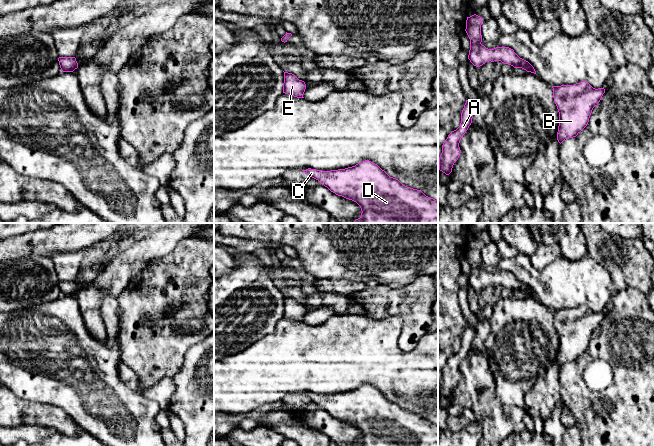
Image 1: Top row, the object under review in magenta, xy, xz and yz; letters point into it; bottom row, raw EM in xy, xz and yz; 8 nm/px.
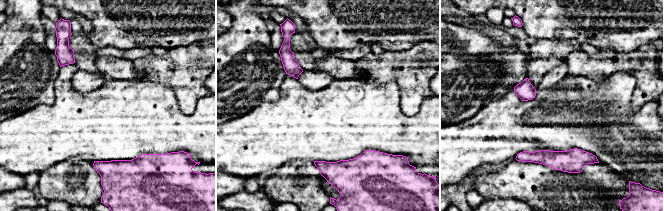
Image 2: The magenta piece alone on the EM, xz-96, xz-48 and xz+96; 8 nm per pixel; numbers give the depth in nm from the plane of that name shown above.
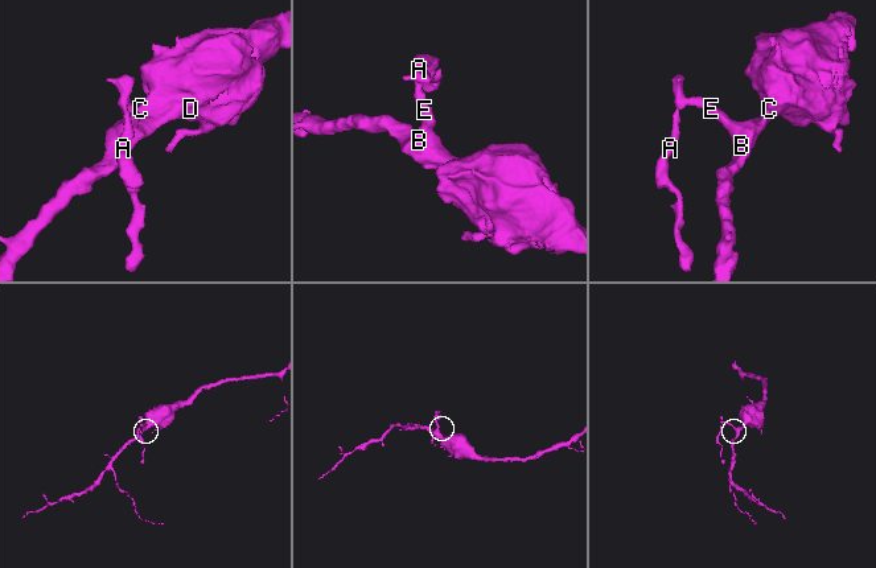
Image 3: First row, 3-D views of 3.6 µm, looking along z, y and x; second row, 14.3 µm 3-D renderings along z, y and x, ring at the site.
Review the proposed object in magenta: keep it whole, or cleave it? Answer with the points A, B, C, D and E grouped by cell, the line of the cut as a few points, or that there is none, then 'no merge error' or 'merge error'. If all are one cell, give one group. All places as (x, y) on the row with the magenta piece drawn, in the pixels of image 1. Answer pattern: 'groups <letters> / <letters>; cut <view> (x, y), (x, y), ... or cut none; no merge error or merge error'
groups A B C D E; cut none; no merge error

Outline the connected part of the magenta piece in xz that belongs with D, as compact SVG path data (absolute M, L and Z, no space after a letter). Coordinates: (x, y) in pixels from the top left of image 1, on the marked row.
M369 160L345 169L302 171L360 206L361 216L353 223L438 223L438 200L403 185Z

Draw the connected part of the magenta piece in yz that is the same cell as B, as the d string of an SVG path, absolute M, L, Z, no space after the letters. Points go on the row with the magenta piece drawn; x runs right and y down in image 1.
M586 81L552 88L559 112L557 140L561 144L565 139L576 137L587 126L592 110L600 102L605 89L595 89Z

